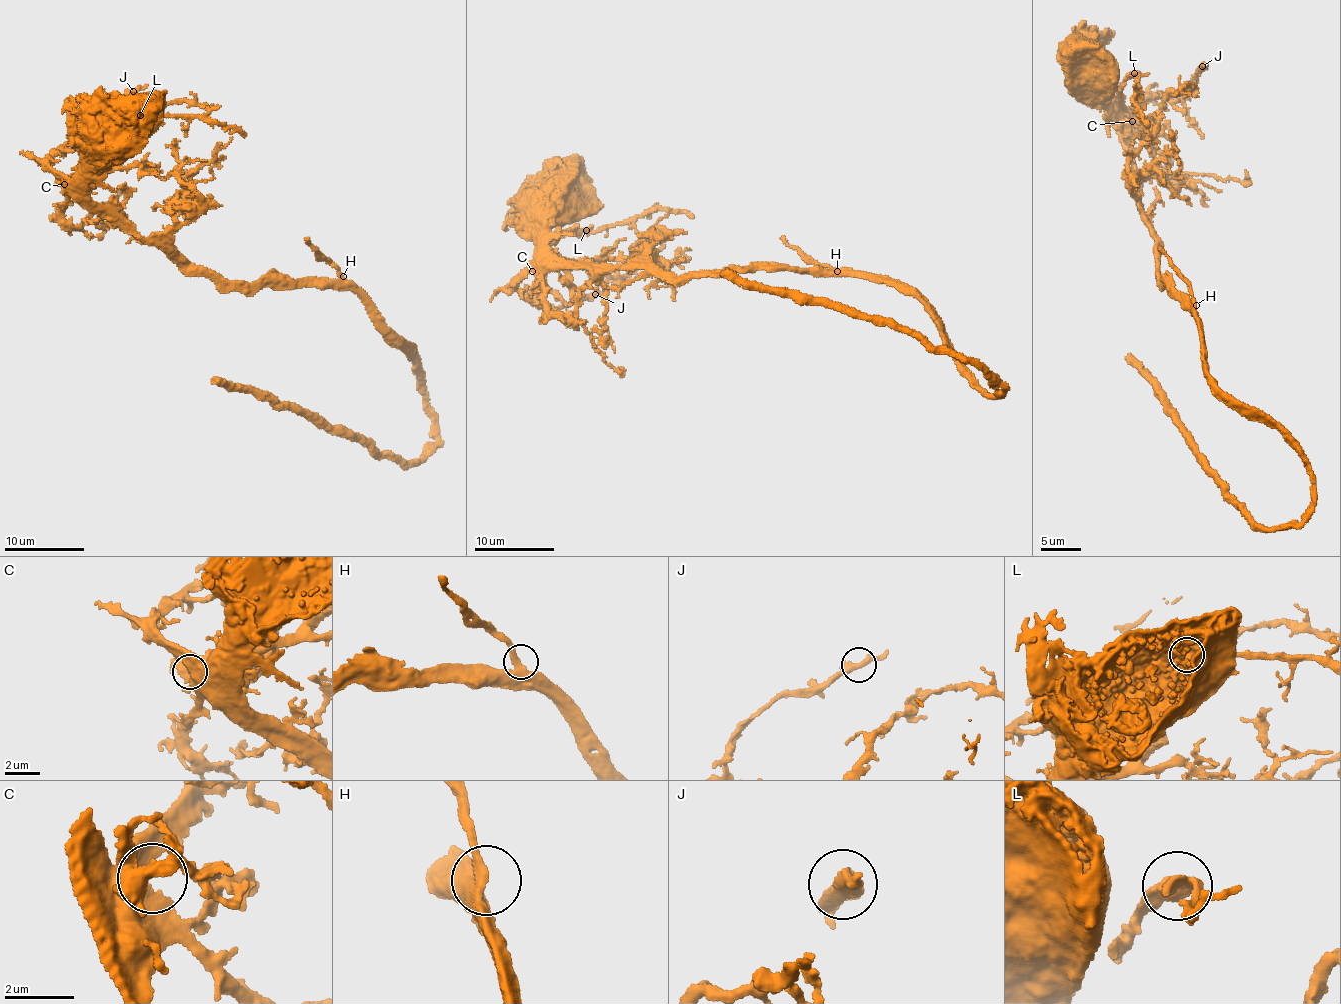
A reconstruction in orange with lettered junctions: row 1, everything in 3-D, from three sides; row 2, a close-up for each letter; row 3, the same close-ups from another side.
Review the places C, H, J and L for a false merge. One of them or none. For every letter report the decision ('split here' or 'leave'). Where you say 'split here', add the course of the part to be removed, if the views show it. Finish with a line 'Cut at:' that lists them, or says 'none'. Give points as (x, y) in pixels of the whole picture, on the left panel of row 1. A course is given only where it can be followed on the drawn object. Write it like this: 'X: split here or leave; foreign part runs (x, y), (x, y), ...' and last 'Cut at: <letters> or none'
C: leave
H: leave
J: leave
L: leave
Cut at: none

